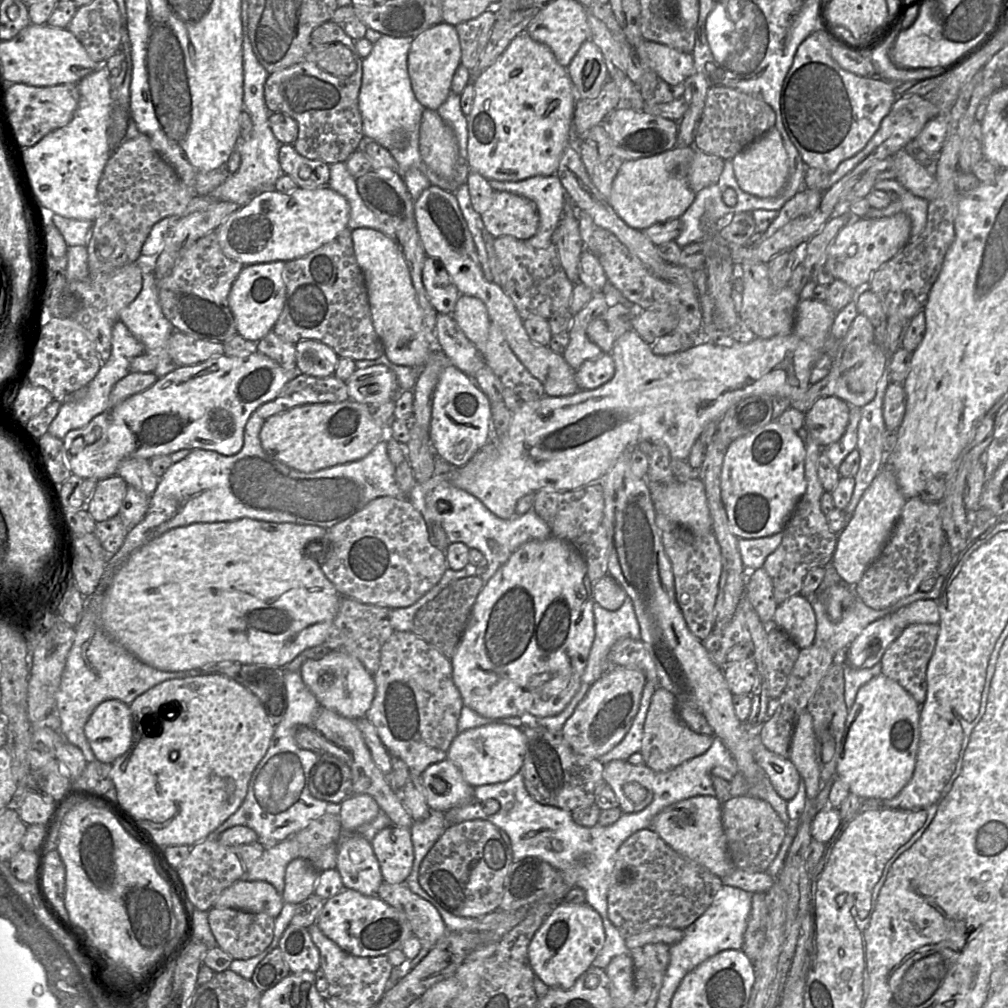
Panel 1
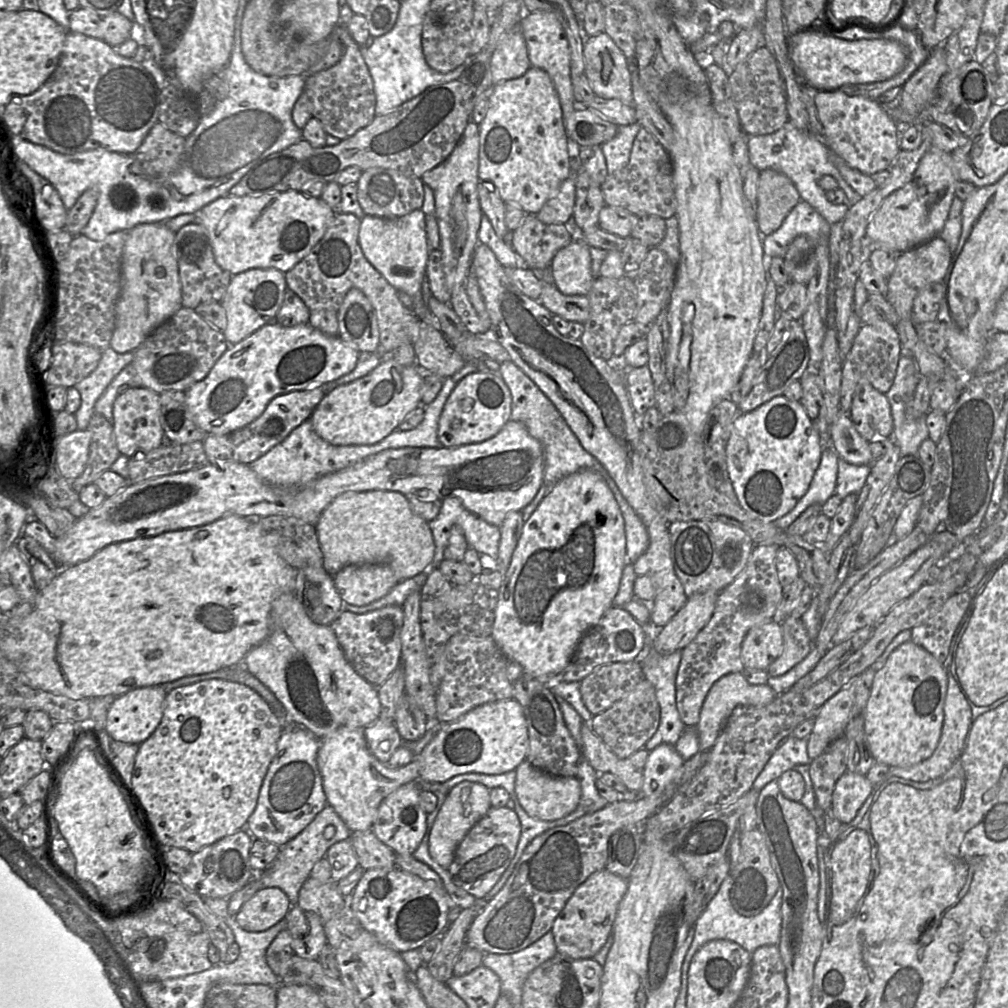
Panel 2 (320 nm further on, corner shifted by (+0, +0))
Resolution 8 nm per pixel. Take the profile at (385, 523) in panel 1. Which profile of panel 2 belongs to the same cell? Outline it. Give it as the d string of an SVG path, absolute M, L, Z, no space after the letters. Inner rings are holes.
M384 563L346 566L333 581L342 600L355 606L382 598L398 583L392 568Z

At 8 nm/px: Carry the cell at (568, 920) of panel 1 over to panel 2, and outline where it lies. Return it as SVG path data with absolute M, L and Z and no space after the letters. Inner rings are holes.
M606 869L593 873L579 885L554 920L551 928L557 953L573 959L593 958L605 945L612 932L618 906L627 889L628 879Z

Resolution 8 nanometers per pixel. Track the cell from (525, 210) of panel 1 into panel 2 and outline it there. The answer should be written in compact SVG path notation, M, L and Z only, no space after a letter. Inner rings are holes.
M526 214L519 227L511 233L511 245L529 269L549 269L557 252L572 241L573 236L564 224L545 224L535 214Z

